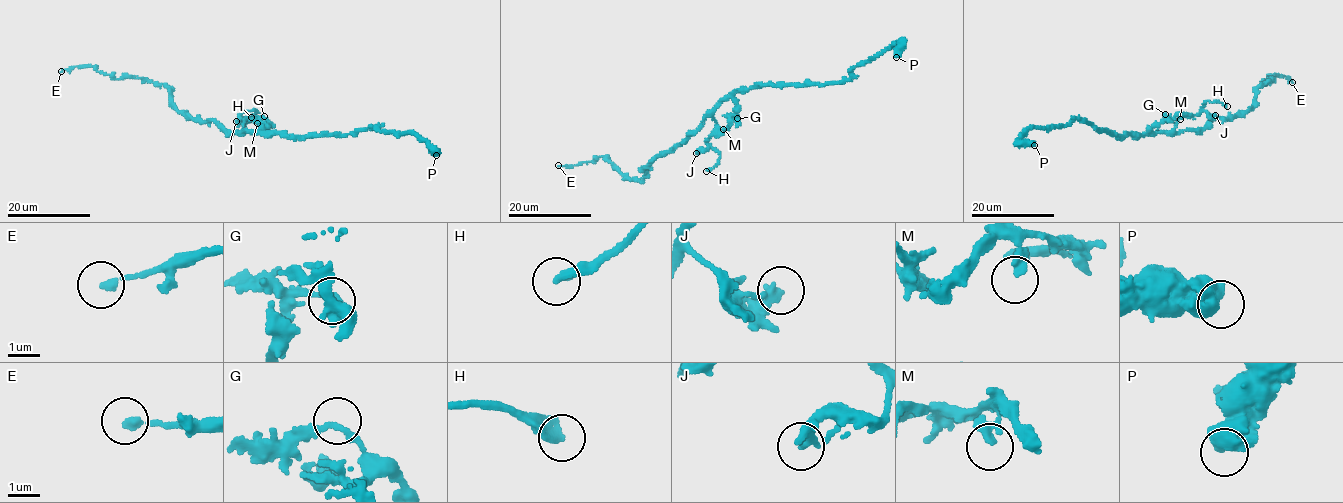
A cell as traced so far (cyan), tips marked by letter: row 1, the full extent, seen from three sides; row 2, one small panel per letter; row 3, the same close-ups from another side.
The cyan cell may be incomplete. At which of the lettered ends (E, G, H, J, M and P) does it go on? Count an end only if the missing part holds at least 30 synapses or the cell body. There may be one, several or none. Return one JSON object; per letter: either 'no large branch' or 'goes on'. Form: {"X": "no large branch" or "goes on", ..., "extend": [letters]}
{"E": "no large branch", "G": "no large branch", "H": "goes on", "J": "no large branch", "M": "no large branch", "P": "no large branch", "extend": ["H"]}

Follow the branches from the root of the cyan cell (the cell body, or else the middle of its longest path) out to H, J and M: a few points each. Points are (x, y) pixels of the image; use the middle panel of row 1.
H: (712, 113), (717, 126), (706, 142), (720, 158), (706, 171)
J: (712, 113), (717, 126), (708, 138), (706, 150), (699, 150), (696, 153)
M: (712, 113), (717, 130), (724, 133), (723, 129)

